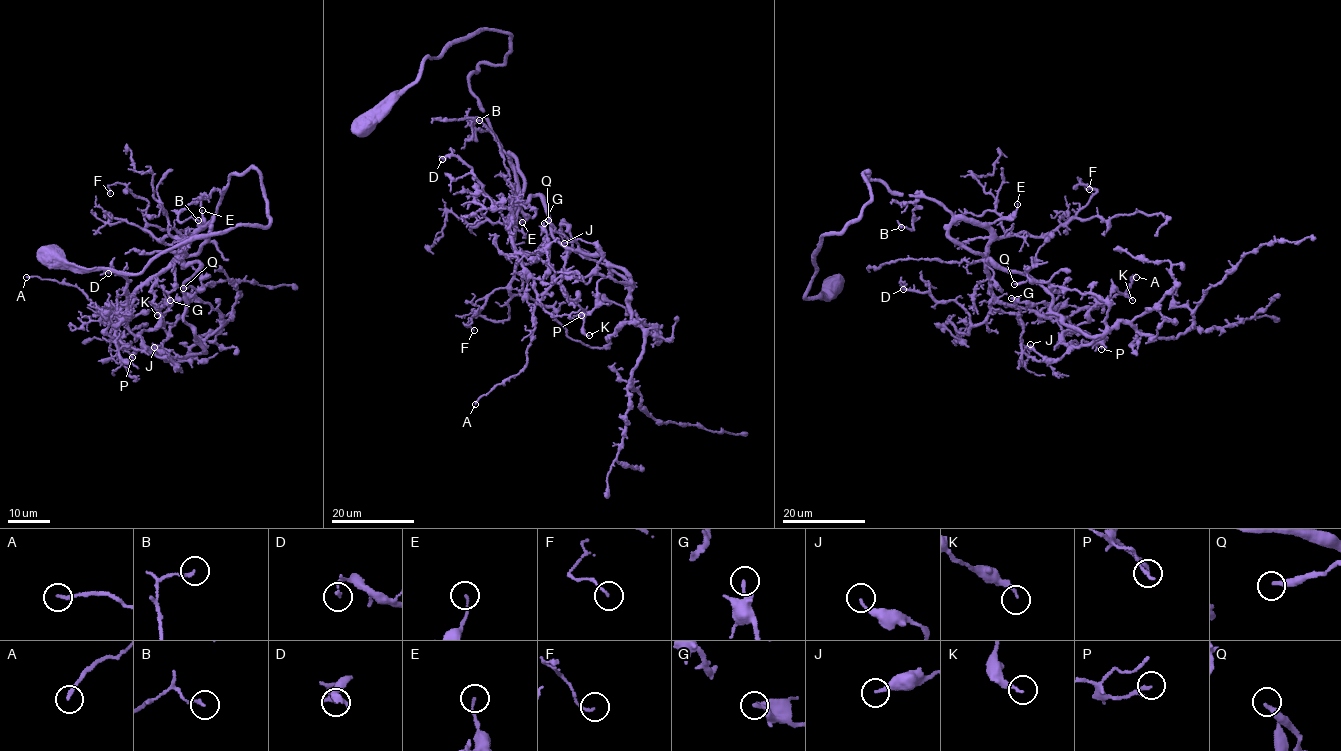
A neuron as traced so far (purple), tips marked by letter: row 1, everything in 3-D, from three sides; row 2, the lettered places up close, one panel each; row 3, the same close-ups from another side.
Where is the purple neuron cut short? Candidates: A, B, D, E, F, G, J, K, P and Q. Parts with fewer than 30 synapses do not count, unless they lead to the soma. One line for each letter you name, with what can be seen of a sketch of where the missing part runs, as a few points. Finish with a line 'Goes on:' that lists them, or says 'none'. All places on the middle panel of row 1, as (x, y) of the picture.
Goes on: none

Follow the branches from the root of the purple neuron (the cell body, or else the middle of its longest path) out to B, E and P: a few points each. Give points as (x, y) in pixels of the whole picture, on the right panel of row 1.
B: (833, 287), (805, 297), (822, 236), (870, 200), (863, 173), (921, 192), (913, 227), (901, 227)
E: (833, 287), (805, 297), (822, 236), (870, 200), (863, 173), (980, 223), (1017, 204)
P: (833, 287), (805, 297), (822, 236), (870, 200), (868, 172), (984, 225), (999, 300), (1067, 319), (1101, 349)

